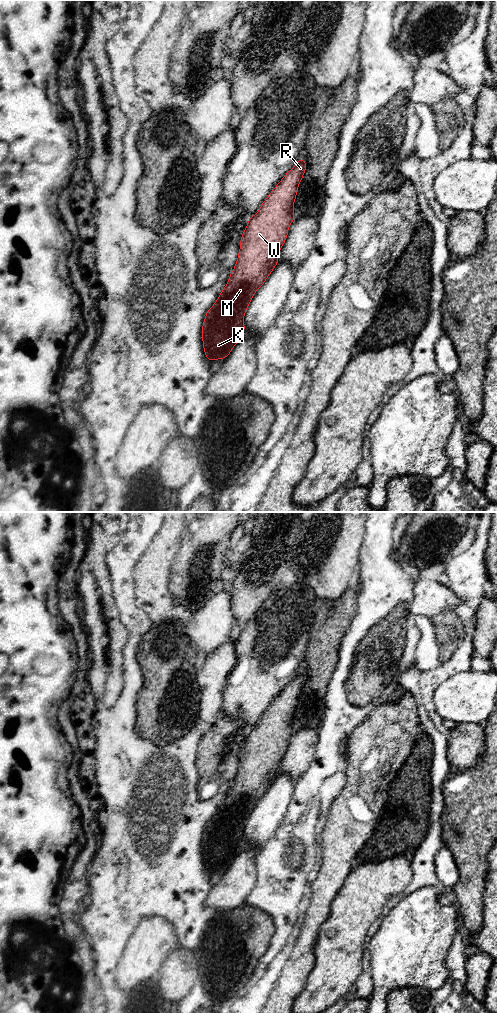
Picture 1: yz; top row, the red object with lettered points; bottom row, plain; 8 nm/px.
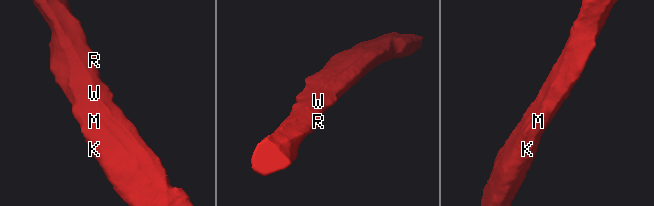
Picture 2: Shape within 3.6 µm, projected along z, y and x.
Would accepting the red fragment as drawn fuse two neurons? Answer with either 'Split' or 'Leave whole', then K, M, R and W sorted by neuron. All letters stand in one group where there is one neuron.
Leave whole. Groups: K M R W

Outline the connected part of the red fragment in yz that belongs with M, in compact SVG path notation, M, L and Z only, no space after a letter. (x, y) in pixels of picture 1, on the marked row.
M300 158L270 192L258 212L248 219L247 226L241 235L234 269L217 301L206 312L203 321L203 349L205 357L211 362L226 359L244 334L243 318L246 310L256 291L265 283L278 264L279 253L287 239L289 226L295 220L294 202L306 169L307 163Z

